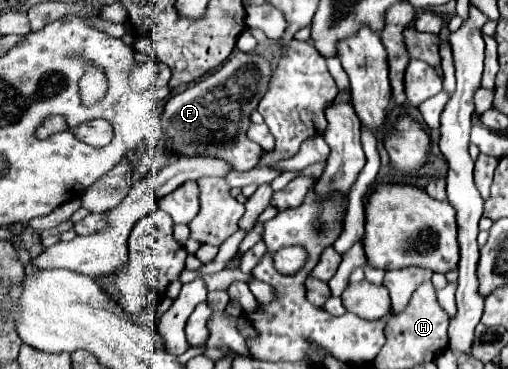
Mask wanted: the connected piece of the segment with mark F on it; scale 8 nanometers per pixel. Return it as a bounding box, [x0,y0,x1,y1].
[157,51,271,171]

